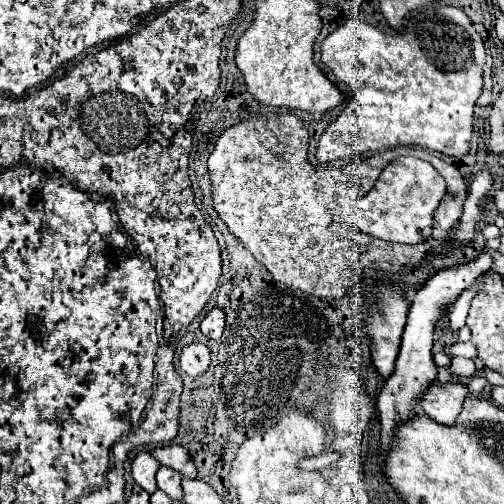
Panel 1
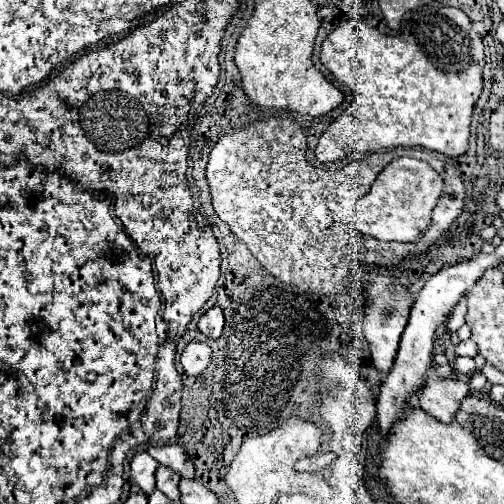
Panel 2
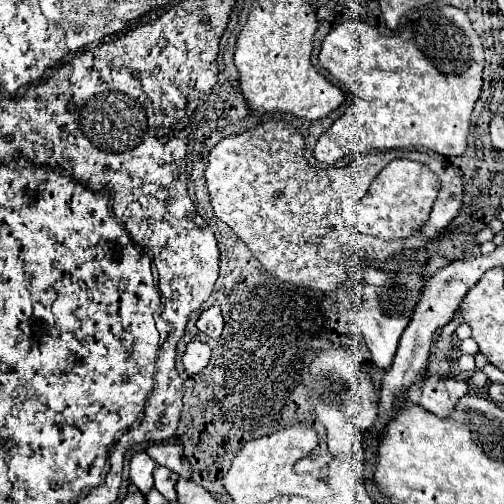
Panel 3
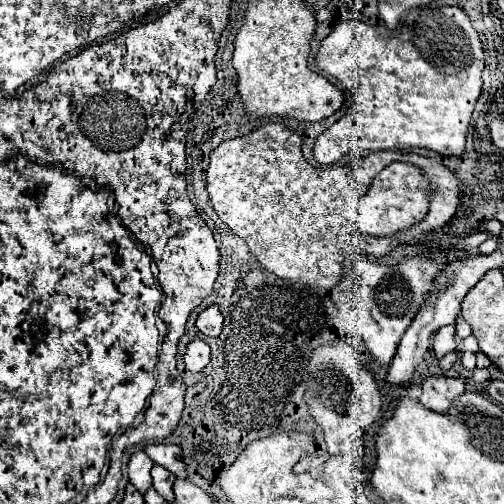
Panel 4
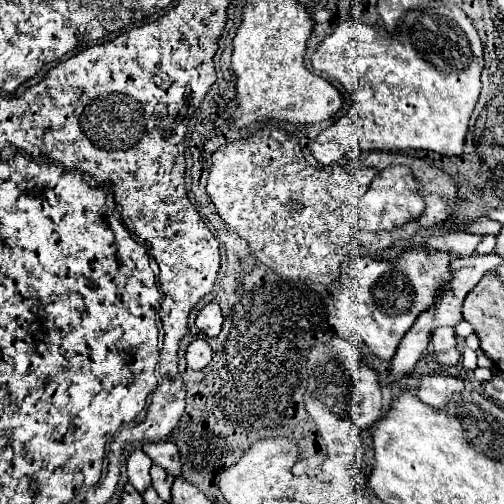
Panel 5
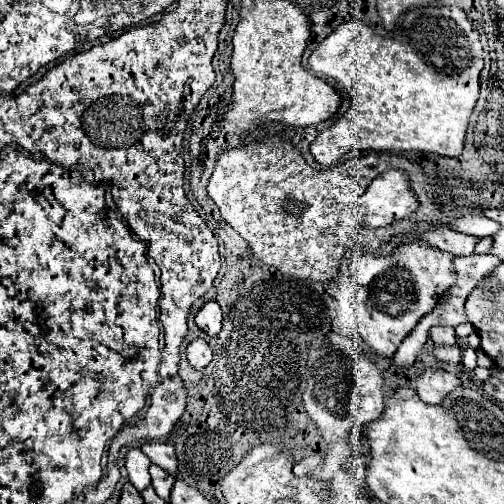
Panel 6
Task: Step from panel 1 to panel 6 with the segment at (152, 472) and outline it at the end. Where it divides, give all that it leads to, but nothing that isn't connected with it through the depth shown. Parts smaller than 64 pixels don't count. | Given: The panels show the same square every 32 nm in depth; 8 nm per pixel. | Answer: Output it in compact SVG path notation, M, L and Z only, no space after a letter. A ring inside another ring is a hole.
M134 448L126 454L126 470L128 470L128 480L142 492L144 488L150 486L150 474L148 474L148 468L150 468L150 458Z

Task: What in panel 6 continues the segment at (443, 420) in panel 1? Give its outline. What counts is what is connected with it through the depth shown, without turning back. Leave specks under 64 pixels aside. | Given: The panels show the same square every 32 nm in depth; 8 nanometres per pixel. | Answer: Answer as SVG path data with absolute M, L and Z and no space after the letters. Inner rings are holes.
M426 368L426 372L422 372L416 380L416 392L420 396L422 402L426 404L442 404L446 400L446 396L460 388L462 382L458 376L446 372L446 370L432 370L432 368Z

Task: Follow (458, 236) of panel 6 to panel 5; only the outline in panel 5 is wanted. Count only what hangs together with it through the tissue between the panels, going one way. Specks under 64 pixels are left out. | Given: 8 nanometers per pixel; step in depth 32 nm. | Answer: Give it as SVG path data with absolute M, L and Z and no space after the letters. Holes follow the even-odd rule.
M446 232L446 234L432 234L428 236L428 246L434 250L456 252L459 256L470 256L484 236L466 232Z

